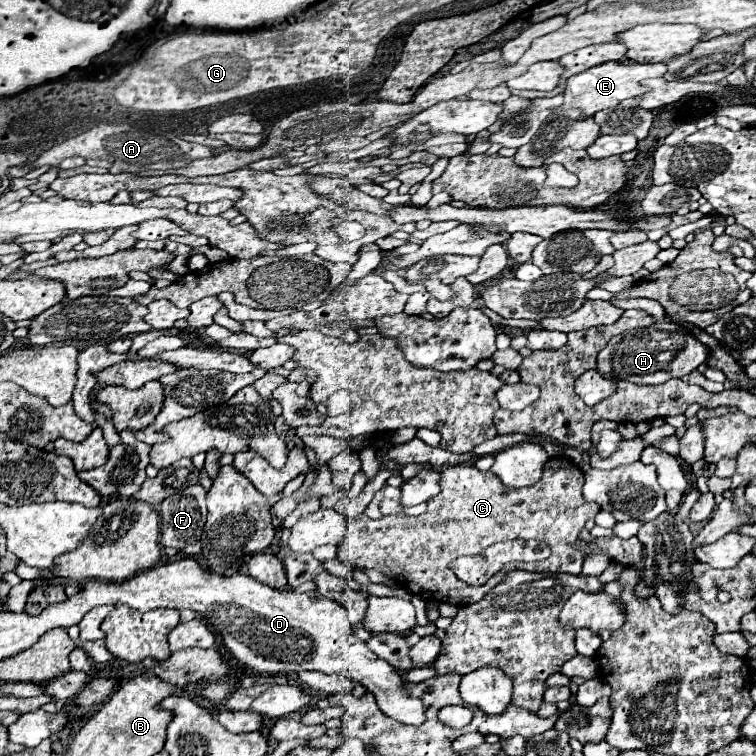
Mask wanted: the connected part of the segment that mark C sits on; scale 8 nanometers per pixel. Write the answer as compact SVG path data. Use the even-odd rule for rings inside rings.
M551 457L549 459L549 465L543 469L543 477L535 483L535 485L531 485L531 487L521 487L521 489L507 489L507 487L503 487L503 483L491 473L491 471L479 471L479 469L475 469L473 465L455 465L455 467L445 467L443 471L441 471L441 477L439 477L439 487L441 487L441 491L435 495L435 497L431 497L429 499L429 509L423 513L423 515L419 515L419 517L403 517L403 515L385 515L385 517L381 517L379 521L373 521L373 519L369 519L369 517L365 517L365 515L359 515L357 519L348 520L347 521L347 533L343 543L339 545L339 551L343 553L343 555L339 555L339 559L345 563L345 565L349 565L349 567L361 567L361 569L377 569L377 571L381 571L383 575L387 575L389 579L393 579L399 587L405 587L407 591L411 591L413 595L419 595L419 597L423 597L425 601L435 601L435 603L453 603L453 605L465 605L465 603L473 603L473 601L481 601L499 581L501 581L501 577L497 577L497 579L491 579L489 583L485 583L485 585L469 585L469 583L465 583L465 581L459 581L459 577L455 577L455 573L453 573L453 569L449 567L451 565L451 561L455 561L457 557L461 557L461 555L479 555L481 551L485 551L489 545L493 545L493 543L499 543L499 541L513 541L513 539L539 539L539 541L545 541L547 545L549 545L549 549L551 549L551 557L549 559L543 559L543 561L537 561L537 563L525 563L525 565L521 565L521 569L525 569L525 571L531 571L531 573L581 573L581 565L583 565L583 561L585 561L585 553L583 551L577 551L577 549L573 549L573 543L579 539L579 533L581 533L581 529L585 527L585 523L589 521L589 519L595 519L595 515L599 513L599 505L595 505L595 503L587 503L585 499L583 499L583 495L581 495L581 487L583 487L583 471L573 463L573 461L569 461L567 457Z

